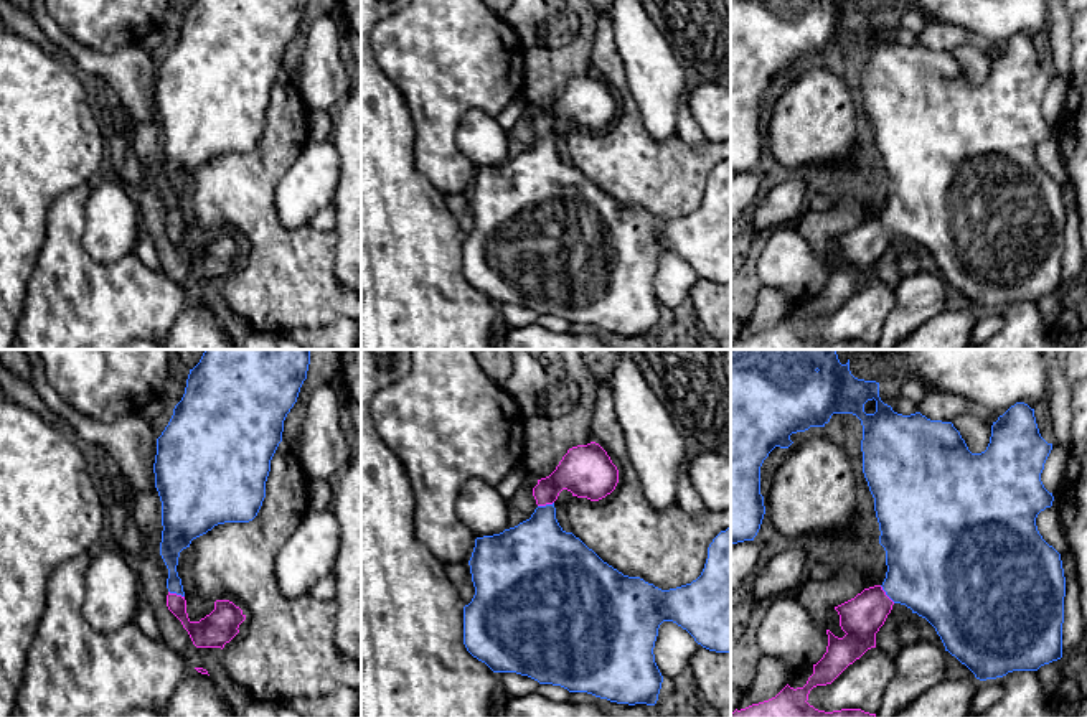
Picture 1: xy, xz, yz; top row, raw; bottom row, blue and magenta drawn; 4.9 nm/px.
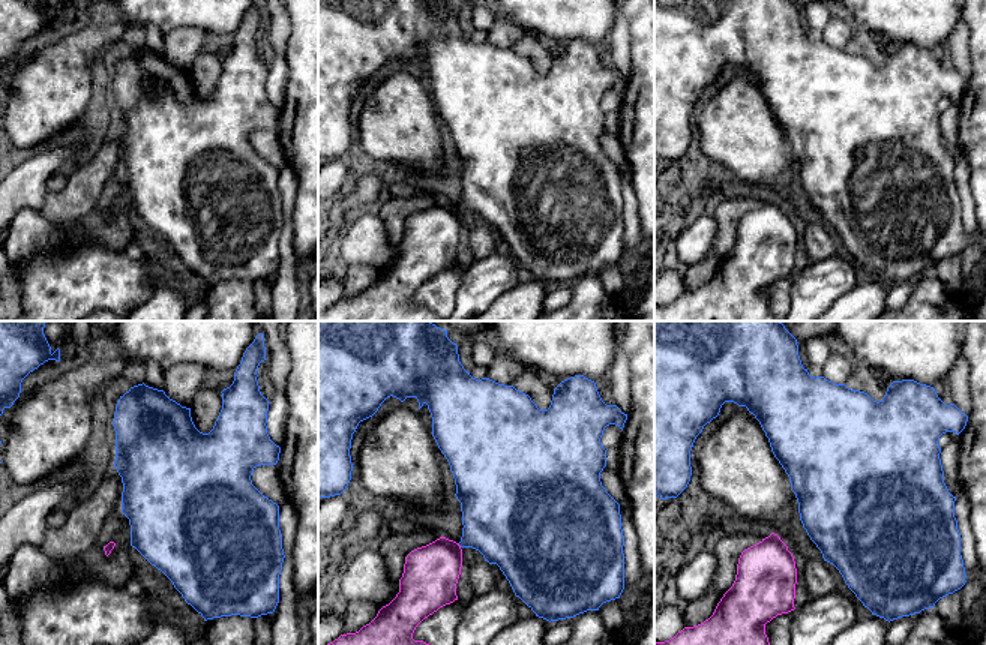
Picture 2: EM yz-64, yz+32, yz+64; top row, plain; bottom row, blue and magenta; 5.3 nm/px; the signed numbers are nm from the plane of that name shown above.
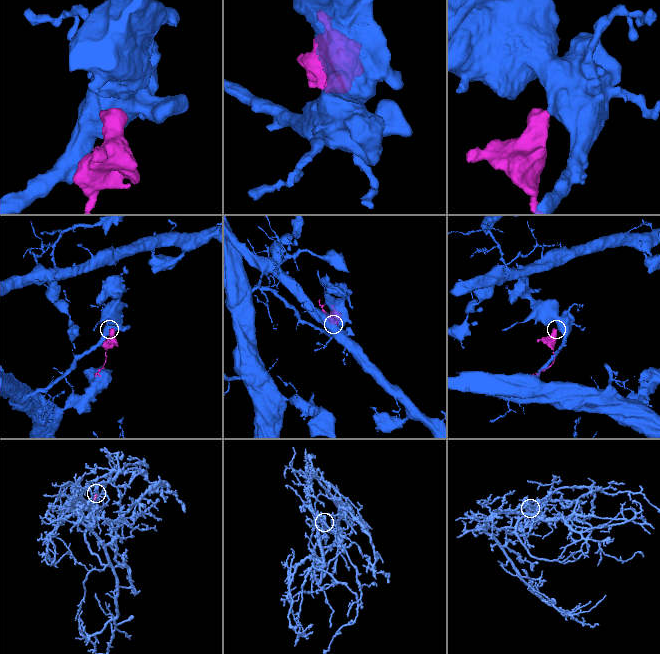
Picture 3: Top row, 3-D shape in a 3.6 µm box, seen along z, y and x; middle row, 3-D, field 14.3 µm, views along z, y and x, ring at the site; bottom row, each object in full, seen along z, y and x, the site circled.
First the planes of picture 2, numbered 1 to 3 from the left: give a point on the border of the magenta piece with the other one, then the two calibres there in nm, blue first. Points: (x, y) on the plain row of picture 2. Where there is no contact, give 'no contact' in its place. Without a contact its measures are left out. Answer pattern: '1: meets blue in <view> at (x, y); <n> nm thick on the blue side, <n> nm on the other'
1: no contact
2: meets blue in yz+32 at (459, 209); 380 nm thick on the blue side, 300 nm on the other
3: no contact

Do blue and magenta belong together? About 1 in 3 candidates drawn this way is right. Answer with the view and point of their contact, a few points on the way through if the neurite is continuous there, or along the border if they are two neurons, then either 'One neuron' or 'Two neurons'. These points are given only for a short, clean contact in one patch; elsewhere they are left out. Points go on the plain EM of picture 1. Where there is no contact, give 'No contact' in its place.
Touches blue at yz (886, 224). Path across: yz (931, 200), (886, 224), (861, 248). One neuron

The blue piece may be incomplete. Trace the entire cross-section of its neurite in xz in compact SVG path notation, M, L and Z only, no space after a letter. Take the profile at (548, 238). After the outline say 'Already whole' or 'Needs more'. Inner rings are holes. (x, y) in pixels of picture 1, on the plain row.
M599 74L572 77L556 101L538 110L533 119L538 138L529 150L500 165L475 170L468 191L475 226L464 237L464 275L493 303L516 303L539 315L587 323L617 335L655 336L663 307L655 293L653 279L663 252L676 254L709 282L731 284L731 158L721 162L709 175L704 199L696 211L661 221L640 208L623 206L559 157L554 132L562 120L577 129L599 132L610 125L617 114L619 101Z. Needs more

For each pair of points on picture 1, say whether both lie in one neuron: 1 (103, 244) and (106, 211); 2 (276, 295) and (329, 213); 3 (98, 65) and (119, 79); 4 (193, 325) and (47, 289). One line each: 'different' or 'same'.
1: same
2: different
3: same
4: different

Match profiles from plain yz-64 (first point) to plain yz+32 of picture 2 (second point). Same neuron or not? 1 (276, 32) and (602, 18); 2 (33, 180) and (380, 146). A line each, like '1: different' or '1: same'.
1: different
2: different

